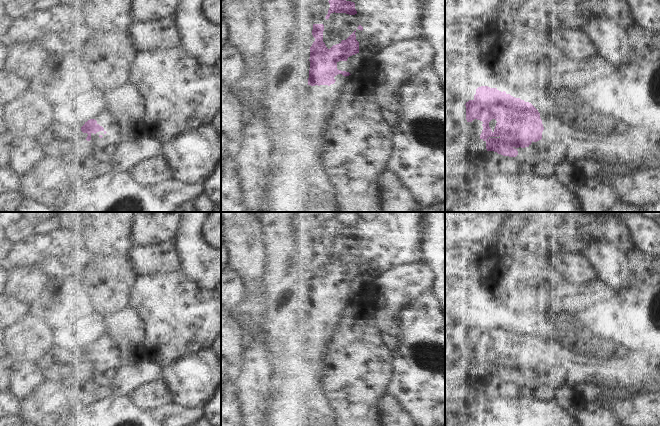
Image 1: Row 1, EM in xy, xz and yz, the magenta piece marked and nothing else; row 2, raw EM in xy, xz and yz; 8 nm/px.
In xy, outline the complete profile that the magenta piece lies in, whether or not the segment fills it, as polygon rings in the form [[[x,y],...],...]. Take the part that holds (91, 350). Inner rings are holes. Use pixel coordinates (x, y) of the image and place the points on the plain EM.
[[[90,343],[81,351],[84,357],[84,362],[88,367],[95,366],[96,369],[104,367],[103,360],[107,357],[102,350],[100,350],[95,343]]]

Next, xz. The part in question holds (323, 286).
[[[313,248],[312,259],[315,262],[310,271],[310,294],[308,310],[305,313],[306,327],[309,329],[311,340],[309,342],[310,355],[308,361],[308,384],[311,387],[309,393],[312,403],[310,415],[314,421],[326,426],[337,424],[337,415],[333,411],[323,387],[323,366],[326,345],[331,341],[335,331],[334,301],[338,298],[351,299],[349,296],[337,293],[339,285],[347,283],[359,277],[359,266],[356,264],[356,254],[339,268],[328,273],[323,266],[323,248]]]

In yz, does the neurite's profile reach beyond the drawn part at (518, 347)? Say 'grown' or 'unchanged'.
grown

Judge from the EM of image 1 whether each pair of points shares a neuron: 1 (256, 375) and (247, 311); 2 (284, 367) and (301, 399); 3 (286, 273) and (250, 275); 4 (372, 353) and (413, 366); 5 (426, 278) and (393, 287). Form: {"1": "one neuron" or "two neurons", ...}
{"1": "one neuron", "2": "one neuron", "3": "two neurons", "4": "two neurons", "5": "one neuron"}

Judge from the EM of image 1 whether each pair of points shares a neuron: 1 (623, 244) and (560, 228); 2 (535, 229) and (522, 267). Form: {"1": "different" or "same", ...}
{"1": "same", "2": "different"}

